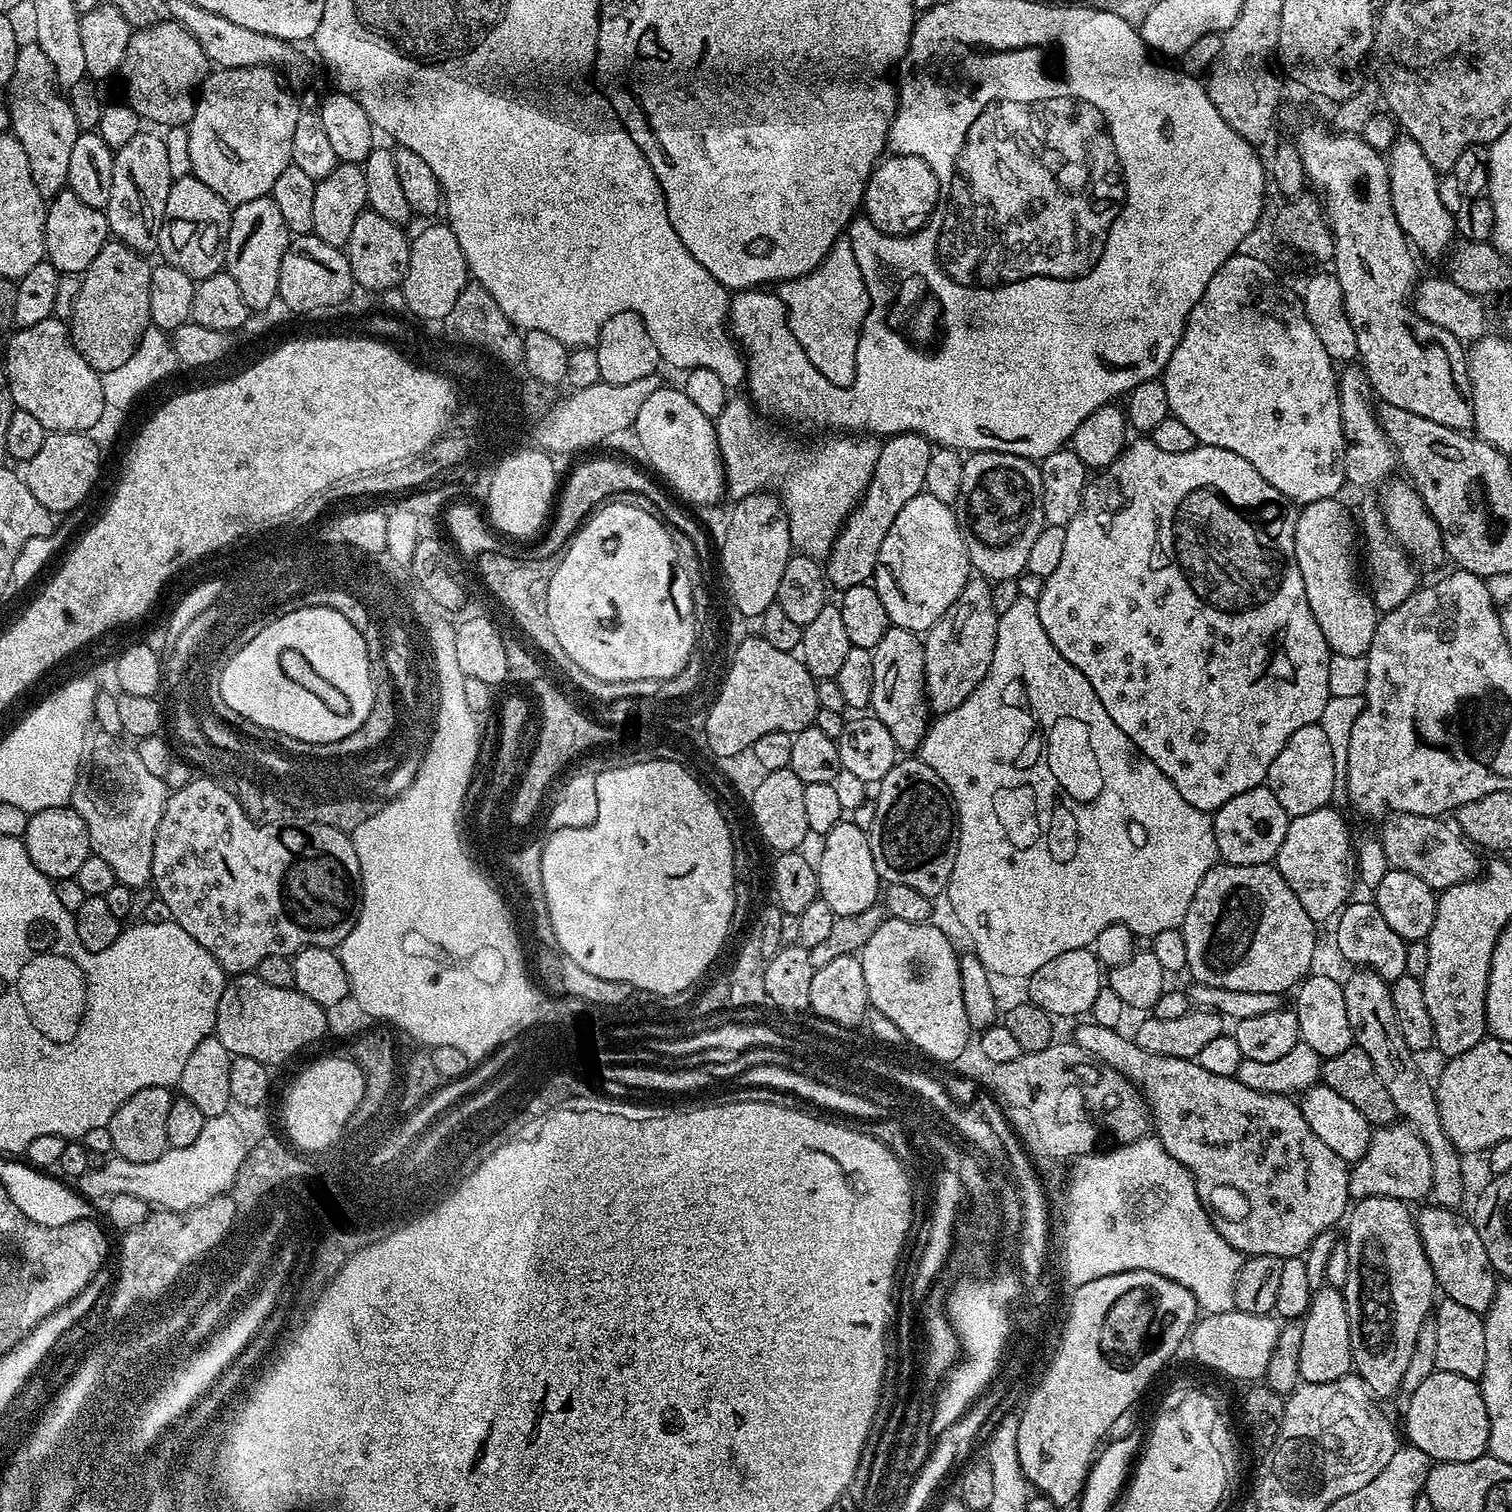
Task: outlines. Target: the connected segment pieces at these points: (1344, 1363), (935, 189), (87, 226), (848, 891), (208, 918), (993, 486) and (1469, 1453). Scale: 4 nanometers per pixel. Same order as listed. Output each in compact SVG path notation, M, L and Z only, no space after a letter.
M1331 1286L1317 1287L1312 1293L1308 1311L1299 1325L1302 1351L1298 1354L1300 1379L1306 1384L1334 1382L1353 1371L1350 1350L1350 1322L1346 1318L1346 1302L1343 1291Z
M889 155L877 165L867 182L862 205L865 217L879 232L893 238L904 238L927 225L940 188L930 166L916 155Z
M65 190L51 197L47 210L44 231L46 259L61 274L83 274L90 266L90 262L98 258L98 250L102 250L102 246L110 239L107 211L103 208L86 206L86 202L82 202L82 198L78 198L78 194L74 194L71 190Z
M841 819L822 837L824 849L820 852L816 877L820 887L819 899L834 910L836 917L860 916L871 904L877 903L882 892L882 881L878 870L874 870L874 854L870 854L867 831L854 826L851 819Z
M193 778L182 790L172 792L169 795L162 822L158 822L158 834L154 836L154 866L152 867L151 887L156 887L162 903L168 907L167 914L198 946L202 946L214 957L228 974L252 974L255 973L258 962L262 958L271 956L296 955L301 948L330 948L335 949L354 930L360 913L360 863L358 854L352 845L351 835L347 832L340 832L334 826L306 824L303 826L277 827L274 824L261 824L251 820L236 800L234 794L230 793L219 783L216 778L200 780Z
M973 452L963 457L962 484L954 503L956 521L964 533L969 565L989 582L1015 580L1028 566L1030 546L1044 529L1042 478L1033 461L1005 452Z
M1437 1370L1418 1386L1418 1390L1410 1393L1407 1400L1408 1409L1404 1412L1407 1443L1417 1448L1421 1457L1428 1459L1429 1456L1429 1461L1441 1464L1474 1462L1474 1458L1489 1451L1491 1422L1477 1381L1462 1378L1462 1374Z

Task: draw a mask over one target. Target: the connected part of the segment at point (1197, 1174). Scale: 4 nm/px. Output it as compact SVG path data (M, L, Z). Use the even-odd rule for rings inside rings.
M1085 1022L1085 1024L1077 1026L1074 1043L1082 1050L1090 1053L1096 1060L1101 1060L1106 1066L1110 1066L1114 1070L1121 1072L1131 1084L1136 1085L1140 1089L1141 1096L1148 1103L1150 1124L1154 1129L1156 1139L1160 1141L1160 1145L1171 1156L1178 1158L1178 1162L1182 1166L1186 1166L1186 1170L1194 1180L1198 1198L1204 1203L1204 1209L1206 1209L1208 1216L1212 1219L1213 1226L1218 1230L1218 1234L1222 1234L1222 1238L1226 1238L1226 1242L1230 1242L1232 1249L1243 1254L1245 1257L1261 1256L1262 1254L1270 1254L1271 1256L1281 1258L1304 1256L1307 1253L1307 1248L1327 1228L1332 1228L1339 1220L1341 1223L1345 1219L1346 1213L1350 1208L1350 1197L1348 1195L1349 1161L1338 1158L1338 1154L1334 1154L1334 1150L1330 1150L1330 1146L1326 1146L1326 1142L1322 1142L1322 1138L1318 1138L1318 1134L1314 1134L1314 1130L1310 1130L1310 1125L1306 1123L1306 1118L1302 1114L1299 1103L1291 1095L1259 1092L1250 1086L1246 1086L1240 1080L1236 1079L1235 1076L1210 1074L1210 1070L1202 1070L1202 1066L1197 1064L1195 1060L1183 1060L1182 1058L1170 1058L1169 1056L1150 1054L1145 1048L1138 1047L1135 1039L1128 1037L1127 1040L1122 1033L1123 1031L1114 1028Z

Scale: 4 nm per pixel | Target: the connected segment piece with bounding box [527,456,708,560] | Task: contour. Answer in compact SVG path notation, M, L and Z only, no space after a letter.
M600 456L597 460L582 461L581 464L569 474L568 481L566 481L565 484L563 481L562 487L558 492L558 499L554 504L554 515L551 517L550 523L547 525L543 535L535 542L532 542L537 542L537 544L529 546L527 555L534 560L550 558L551 556L559 557L564 549L567 548L568 541L571 540L580 529L581 524L583 524L597 508L607 502L612 494L621 494L623 491L634 491L638 494L646 495L647 498L650 498L651 502L654 502L654 506L657 507L659 515L663 517L673 529L681 531L682 534L686 534L686 536L690 538L698 553L707 553L708 536L704 533L703 526L700 525L694 517L687 516L687 514L679 508L681 505L677 503L647 471L644 472L639 472L634 465L627 464L624 460L615 460L612 456Z

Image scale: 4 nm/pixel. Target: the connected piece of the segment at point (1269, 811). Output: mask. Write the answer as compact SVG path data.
M1266 786L1246 790L1246 794L1238 794L1238 798L1230 798L1212 816L1212 832L1216 836L1216 850L1221 861L1230 864L1272 864L1278 854L1278 846L1282 846L1282 838L1286 838L1286 826L1290 817L1282 810L1282 802L1274 798L1274 794Z

